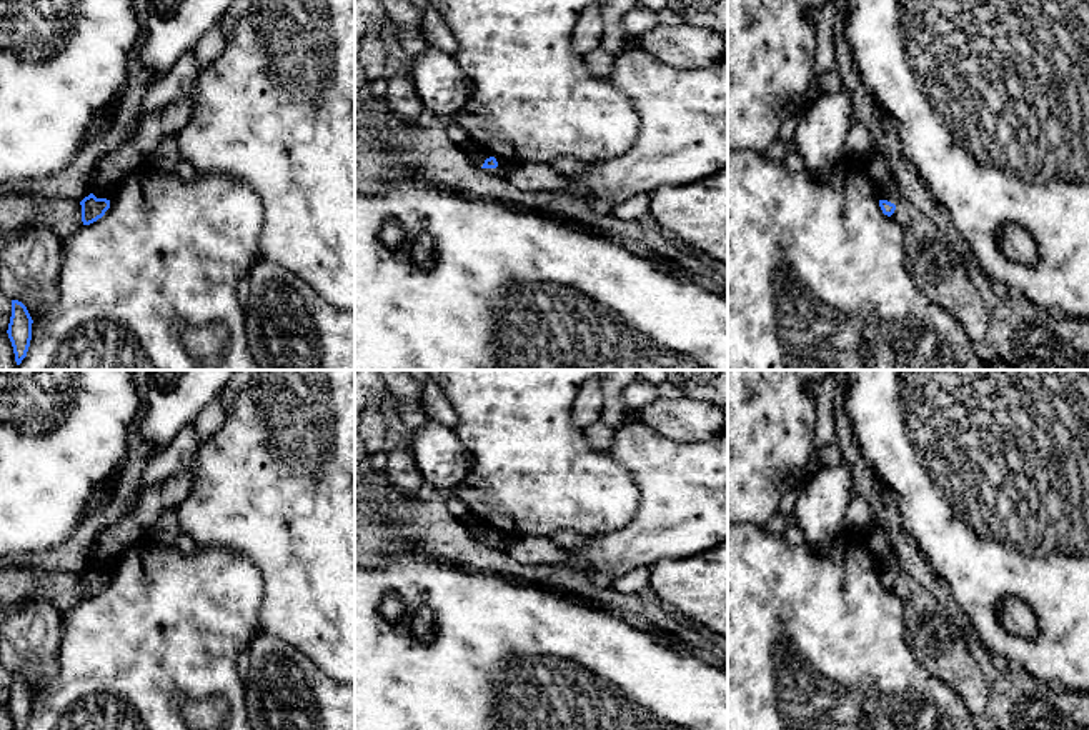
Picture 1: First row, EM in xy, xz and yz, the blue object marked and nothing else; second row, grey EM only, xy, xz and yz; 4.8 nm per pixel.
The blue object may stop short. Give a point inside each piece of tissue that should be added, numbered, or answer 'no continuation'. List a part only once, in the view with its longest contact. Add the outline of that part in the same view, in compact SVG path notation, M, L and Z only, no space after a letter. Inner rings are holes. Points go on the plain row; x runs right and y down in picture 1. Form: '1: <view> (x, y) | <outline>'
1: xz (477, 527) | M468 513L463 518L463 523L466 525L466 528L470 530L470 533L476 538L476 540L483 540L485 533L490 530L495 530L490 523L486 523L485 520L478 518L473 513ZM495 530L498 535L496 542L485 542L490 547L495 547L498 550L506 550L508 543L511 538L508 538L506 535L500 533L498 530Z

